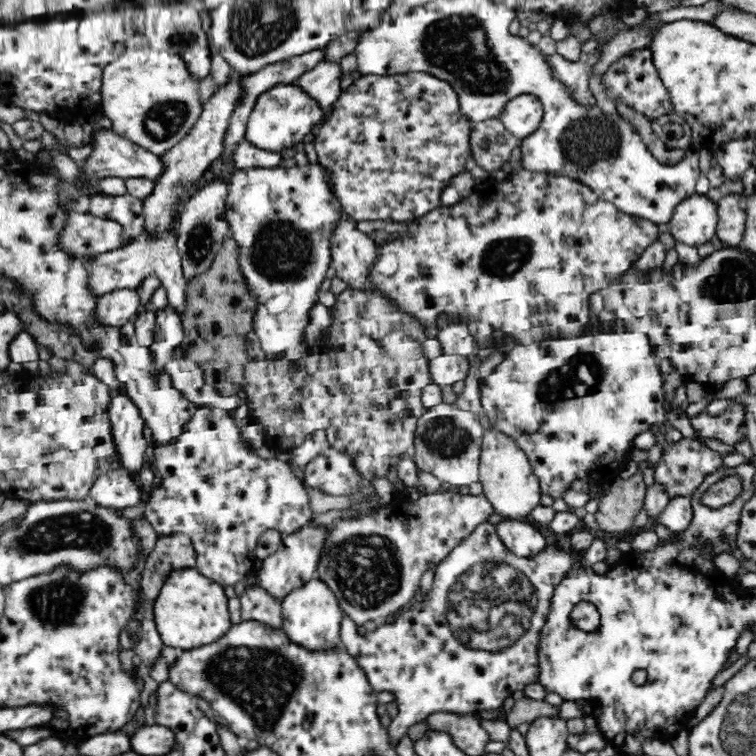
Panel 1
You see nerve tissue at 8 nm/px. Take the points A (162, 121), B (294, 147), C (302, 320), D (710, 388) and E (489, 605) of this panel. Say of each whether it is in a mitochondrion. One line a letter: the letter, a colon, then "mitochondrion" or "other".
A: mitochondrion
B: other
C: other
D: other
E: mitochondrion

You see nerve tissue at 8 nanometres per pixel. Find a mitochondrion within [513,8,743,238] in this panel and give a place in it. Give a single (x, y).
(588, 141)

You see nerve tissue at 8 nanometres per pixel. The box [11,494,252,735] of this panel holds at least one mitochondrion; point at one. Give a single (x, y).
(56, 604)

